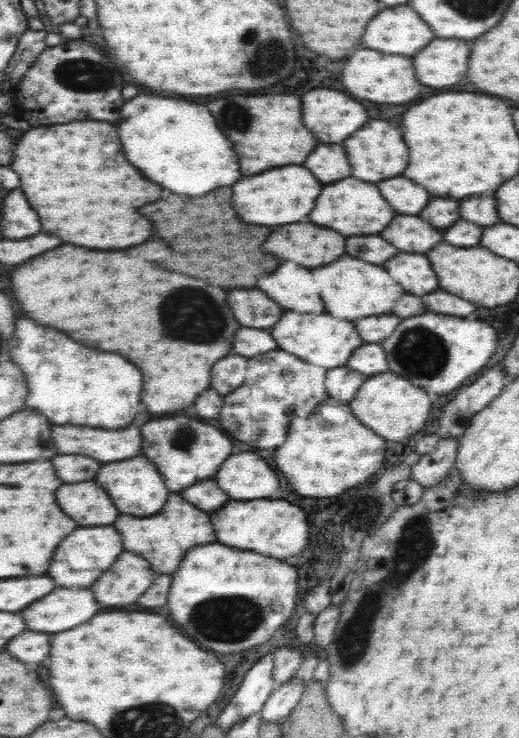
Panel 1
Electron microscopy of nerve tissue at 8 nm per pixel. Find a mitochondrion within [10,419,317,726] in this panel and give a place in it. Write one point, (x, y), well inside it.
(228, 617)

